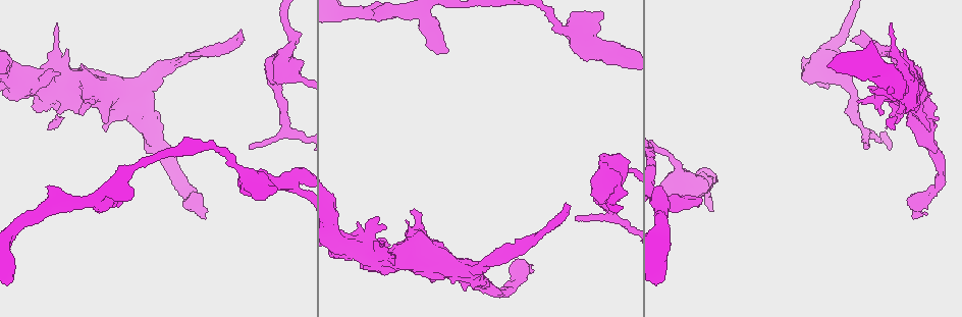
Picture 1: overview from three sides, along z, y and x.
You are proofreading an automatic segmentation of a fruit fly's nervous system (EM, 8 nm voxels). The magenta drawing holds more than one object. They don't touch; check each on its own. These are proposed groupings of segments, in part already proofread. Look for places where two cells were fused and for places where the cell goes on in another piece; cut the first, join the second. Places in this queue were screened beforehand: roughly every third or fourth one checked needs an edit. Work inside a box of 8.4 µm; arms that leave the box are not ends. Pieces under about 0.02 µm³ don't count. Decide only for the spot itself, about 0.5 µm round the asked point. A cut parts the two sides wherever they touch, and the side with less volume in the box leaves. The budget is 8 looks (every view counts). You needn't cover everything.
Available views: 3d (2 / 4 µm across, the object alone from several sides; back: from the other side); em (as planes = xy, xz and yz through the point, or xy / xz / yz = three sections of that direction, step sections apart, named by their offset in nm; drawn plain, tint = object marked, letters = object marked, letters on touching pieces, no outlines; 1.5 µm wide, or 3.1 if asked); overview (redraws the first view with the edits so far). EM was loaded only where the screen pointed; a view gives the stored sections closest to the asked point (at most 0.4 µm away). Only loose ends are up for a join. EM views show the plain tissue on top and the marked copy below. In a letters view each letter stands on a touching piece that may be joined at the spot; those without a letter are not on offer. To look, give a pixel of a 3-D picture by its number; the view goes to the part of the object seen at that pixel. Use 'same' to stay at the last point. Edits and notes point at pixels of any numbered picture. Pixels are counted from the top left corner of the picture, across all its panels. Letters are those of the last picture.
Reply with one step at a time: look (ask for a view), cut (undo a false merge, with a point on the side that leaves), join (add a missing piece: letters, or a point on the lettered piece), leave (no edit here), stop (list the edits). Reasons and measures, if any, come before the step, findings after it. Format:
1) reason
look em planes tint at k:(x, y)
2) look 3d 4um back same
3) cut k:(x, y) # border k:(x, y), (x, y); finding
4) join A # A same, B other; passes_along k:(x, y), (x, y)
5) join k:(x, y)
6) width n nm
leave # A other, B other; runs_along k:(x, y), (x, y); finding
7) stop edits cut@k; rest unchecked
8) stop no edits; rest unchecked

tapers out
look em planes tint at 1:(251, 149)

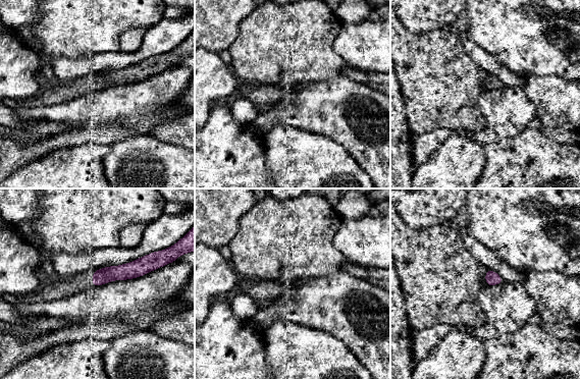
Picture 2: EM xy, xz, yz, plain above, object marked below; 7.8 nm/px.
look em planes letters same

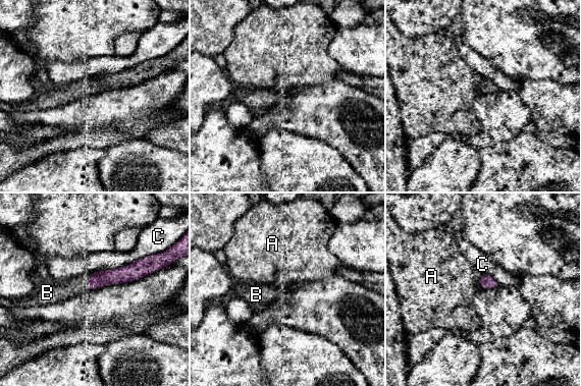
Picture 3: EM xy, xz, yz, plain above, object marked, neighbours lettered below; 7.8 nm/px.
width 110 nm
join B # A other, B same, C other; the cell continues

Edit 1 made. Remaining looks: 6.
an open end
look 3d 4um at 1:(239, 38)

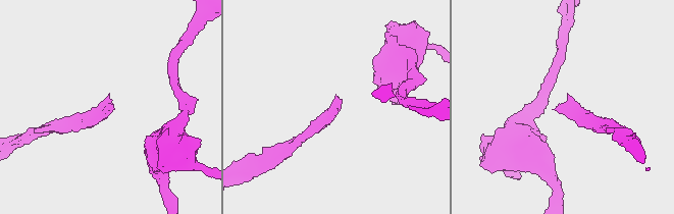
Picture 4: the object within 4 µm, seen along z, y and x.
need the tissue
look em yz step 4 tint at 4:(556, 108)

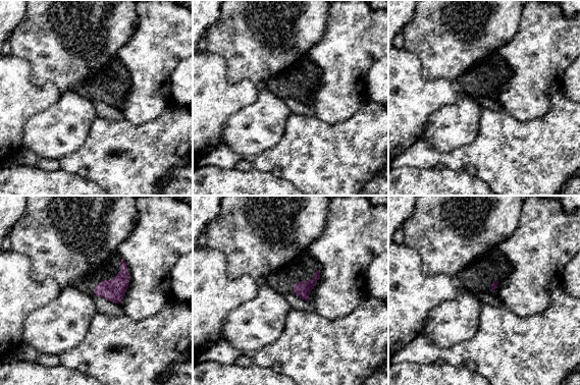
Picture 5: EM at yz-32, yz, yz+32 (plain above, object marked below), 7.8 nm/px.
look em planes letters same

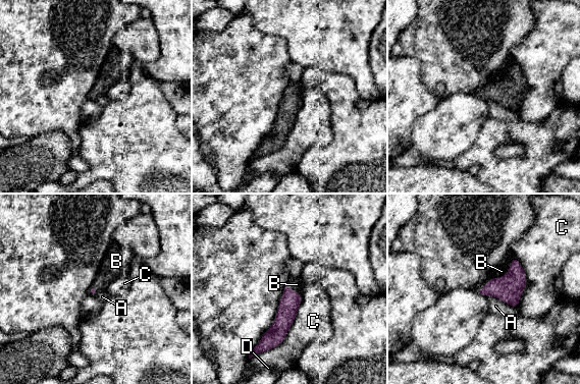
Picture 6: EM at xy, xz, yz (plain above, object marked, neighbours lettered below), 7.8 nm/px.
join B # A other, B same, C other, D other; the cell continues

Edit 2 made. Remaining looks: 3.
calibre changes
look em 3.1um planes letters at 1:(39, 84)

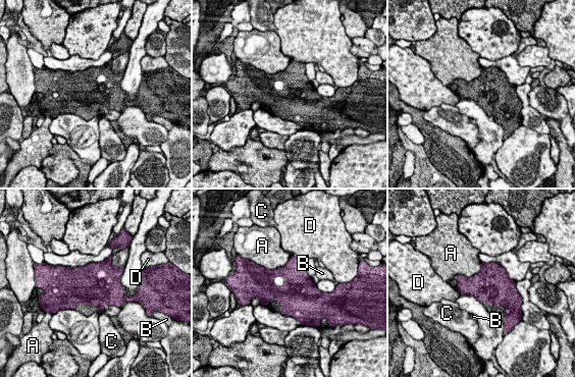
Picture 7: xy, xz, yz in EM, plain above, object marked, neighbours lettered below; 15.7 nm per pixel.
leave # A other, B other, C other, D other; border 7:(481, 263), (456, 287); all the same cell

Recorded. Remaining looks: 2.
stop edits join@3, join@6; rest unchecked

